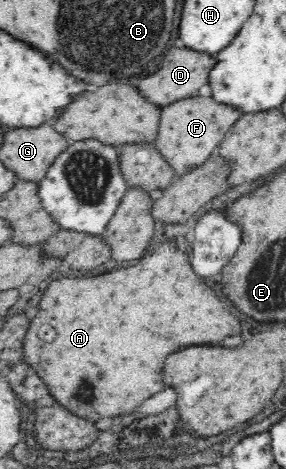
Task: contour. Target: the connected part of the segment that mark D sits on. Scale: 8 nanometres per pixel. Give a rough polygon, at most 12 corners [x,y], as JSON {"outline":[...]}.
{"outline":[[171,48],[159,70],[137,82],[155,106],[191,98],[213,58]]}

